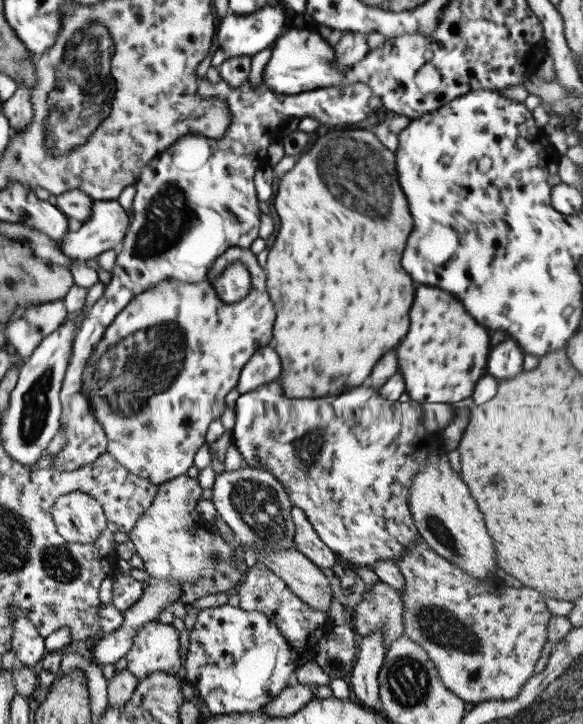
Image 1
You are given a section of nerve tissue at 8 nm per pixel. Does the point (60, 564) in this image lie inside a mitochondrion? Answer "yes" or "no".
yes

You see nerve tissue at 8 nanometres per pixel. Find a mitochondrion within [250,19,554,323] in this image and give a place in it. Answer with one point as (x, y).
(356, 170)

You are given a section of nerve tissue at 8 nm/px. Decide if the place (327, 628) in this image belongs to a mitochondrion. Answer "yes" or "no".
no

